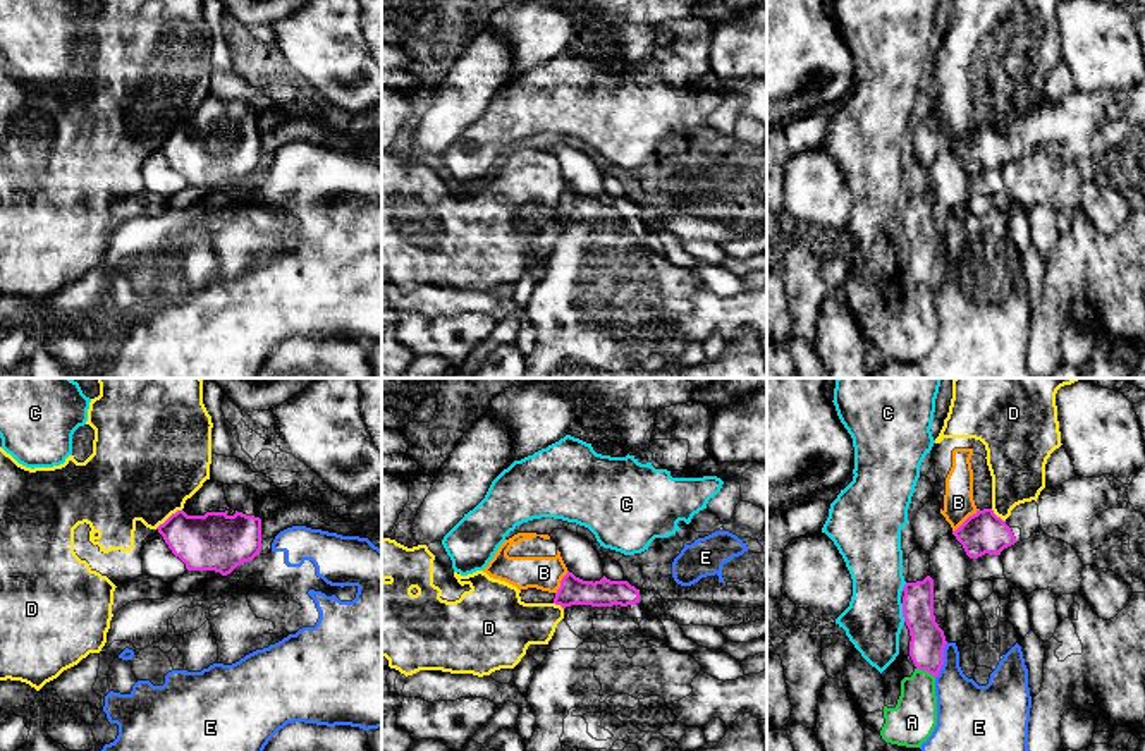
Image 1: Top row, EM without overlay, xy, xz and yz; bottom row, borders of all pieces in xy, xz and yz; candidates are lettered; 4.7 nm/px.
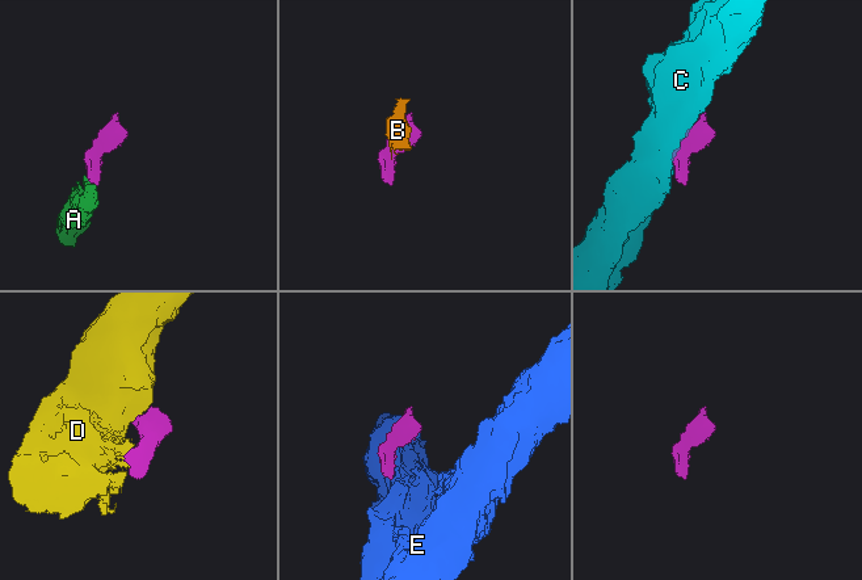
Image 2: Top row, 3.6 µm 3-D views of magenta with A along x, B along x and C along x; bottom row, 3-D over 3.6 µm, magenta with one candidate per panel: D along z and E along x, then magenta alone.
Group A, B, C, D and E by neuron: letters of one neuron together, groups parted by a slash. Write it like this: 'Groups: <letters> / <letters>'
Groups: A / B D / C / E

